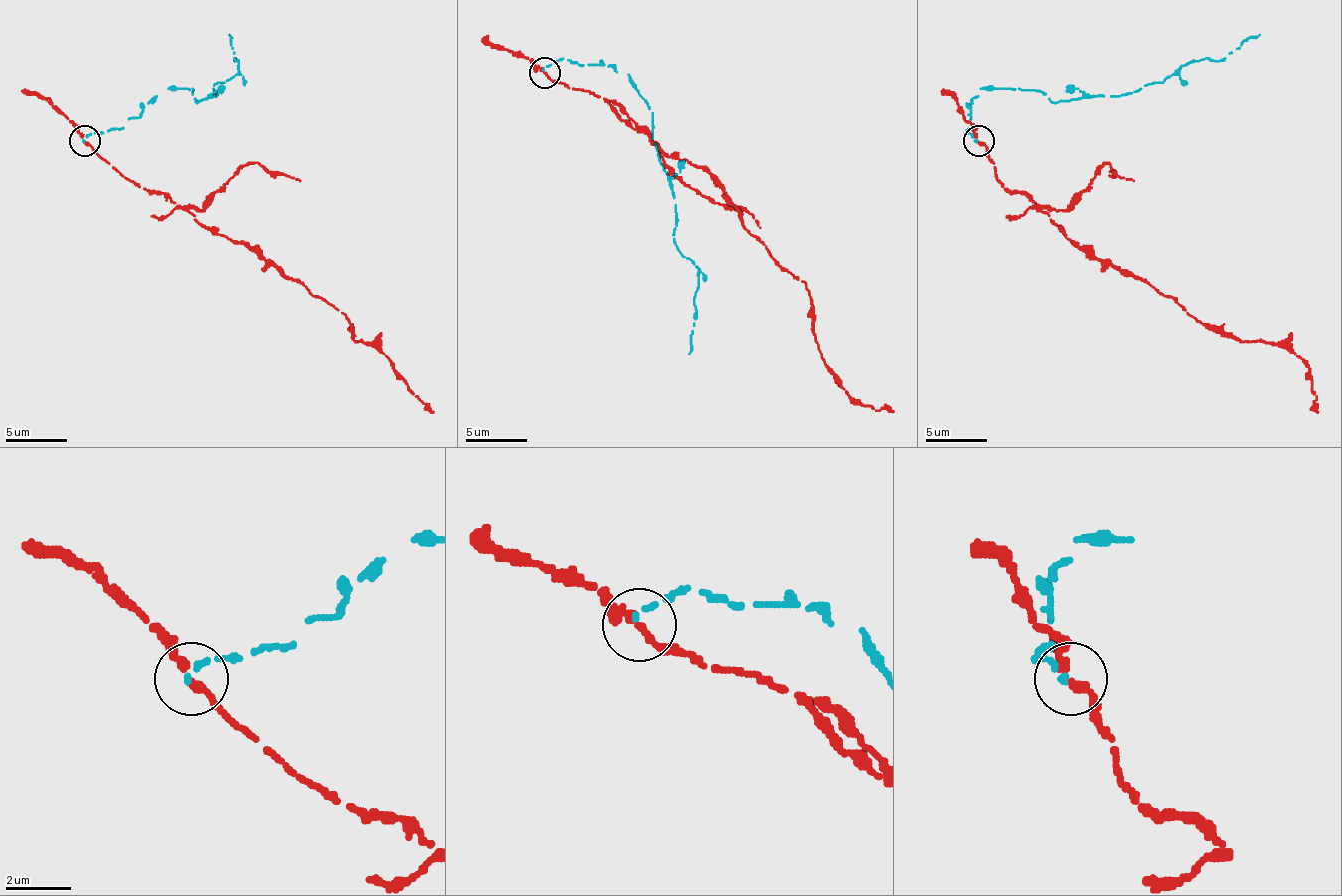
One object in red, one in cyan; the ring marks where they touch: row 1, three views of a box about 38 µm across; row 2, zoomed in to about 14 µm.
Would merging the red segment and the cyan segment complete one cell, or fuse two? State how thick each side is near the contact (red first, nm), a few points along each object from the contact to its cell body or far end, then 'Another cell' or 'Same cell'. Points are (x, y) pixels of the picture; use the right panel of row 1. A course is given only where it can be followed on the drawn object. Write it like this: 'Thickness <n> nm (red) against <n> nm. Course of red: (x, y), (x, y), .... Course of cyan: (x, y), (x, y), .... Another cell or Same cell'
Thickness 260 nm (red) against 180 nm. Course of red: (979, 140), (1000, 186), (1022, 192), (1090, 257), (1145, 278), (1194, 318), (1283, 343), (1308, 370), (1317, 413). Course of cyan: (976, 140), (970, 103), (982, 88), (1043, 91), (1053, 103), (1120, 97), (1259, 35). Another cell

